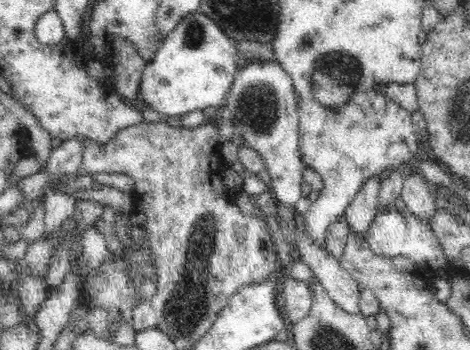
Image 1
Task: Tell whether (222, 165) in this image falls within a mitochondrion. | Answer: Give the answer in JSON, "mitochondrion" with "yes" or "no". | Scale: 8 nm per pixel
{"mitochondrion":"no"}

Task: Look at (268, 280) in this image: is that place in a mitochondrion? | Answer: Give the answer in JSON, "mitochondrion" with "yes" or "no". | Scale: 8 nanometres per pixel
{"mitochondrion":"no"}

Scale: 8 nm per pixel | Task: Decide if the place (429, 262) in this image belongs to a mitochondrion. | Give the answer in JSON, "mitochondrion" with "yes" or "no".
{"mitochondrion":"no"}

